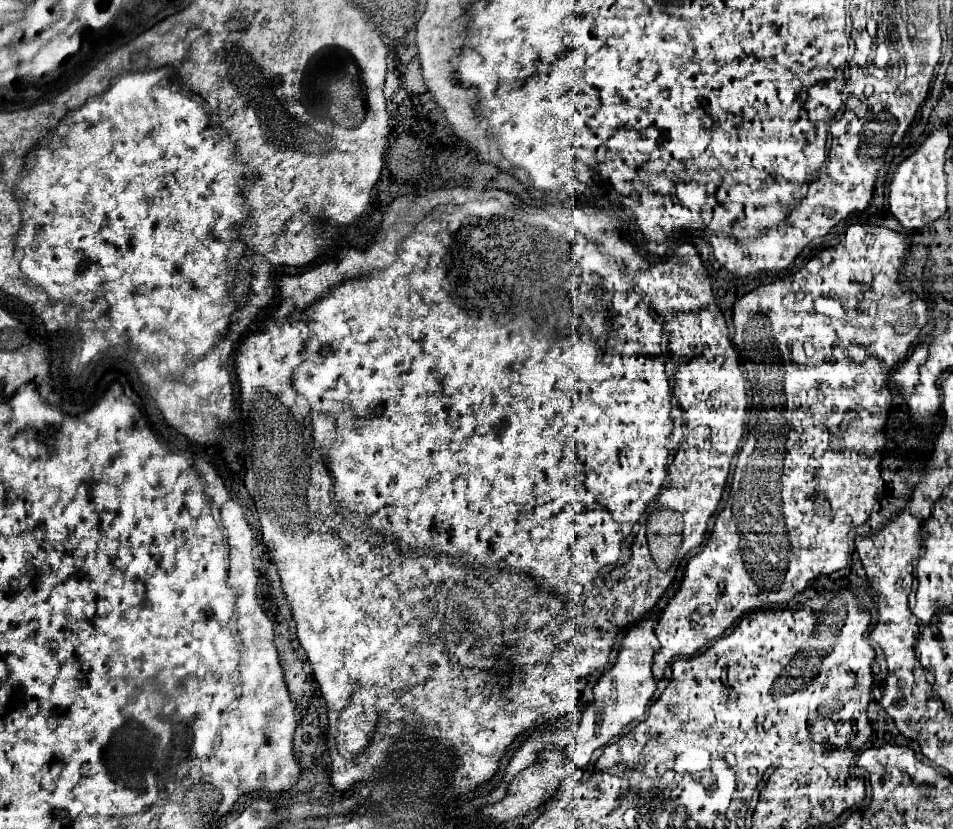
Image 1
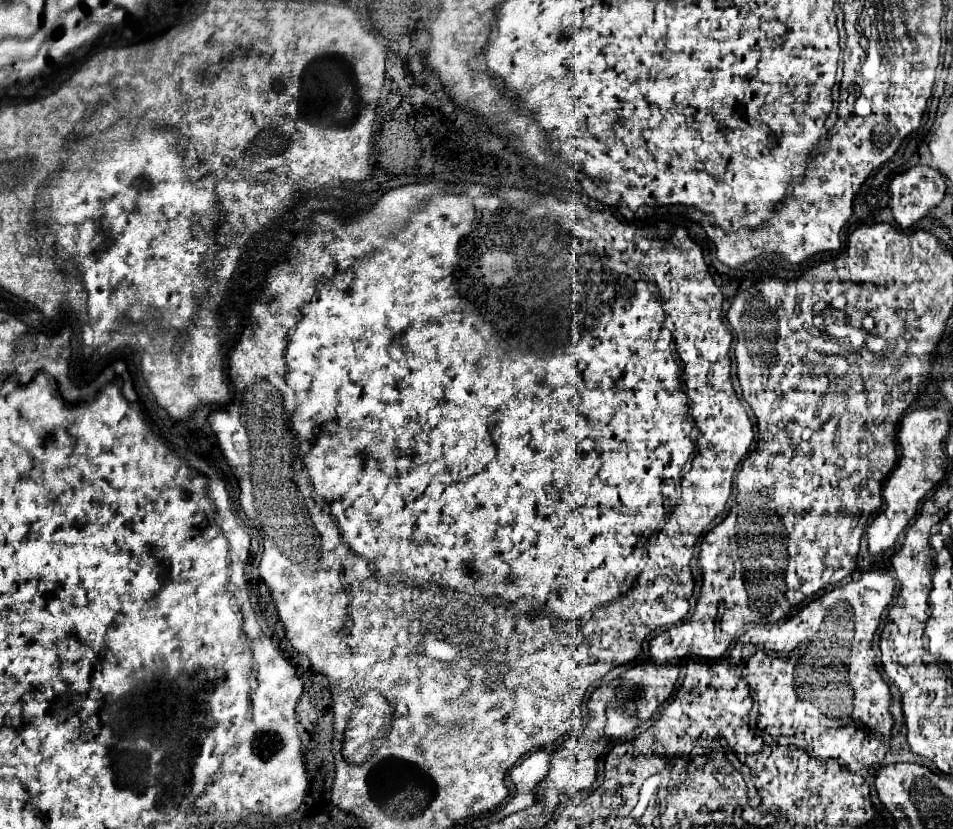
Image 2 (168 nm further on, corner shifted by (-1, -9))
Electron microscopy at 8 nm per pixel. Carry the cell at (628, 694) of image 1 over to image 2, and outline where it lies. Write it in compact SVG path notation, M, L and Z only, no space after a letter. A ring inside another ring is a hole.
M620 679L612 681L612 685L602 685L600 689L596 689L590 697L588 709L590 709L590 719L588 725L584 725L586 731L586 739L568 739L558 751L554 751L550 755L550 769L548 775L538 783L538 787L546 787L546 789L556 789L560 795L564 797L572 797L576 793L588 791L594 781L596 781L596 759L600 759L600 755L606 751L606 747L610 745L610 739L604 735L604 725L606 725L606 707L608 705L616 705L616 695L614 689L616 685L620 685Z

